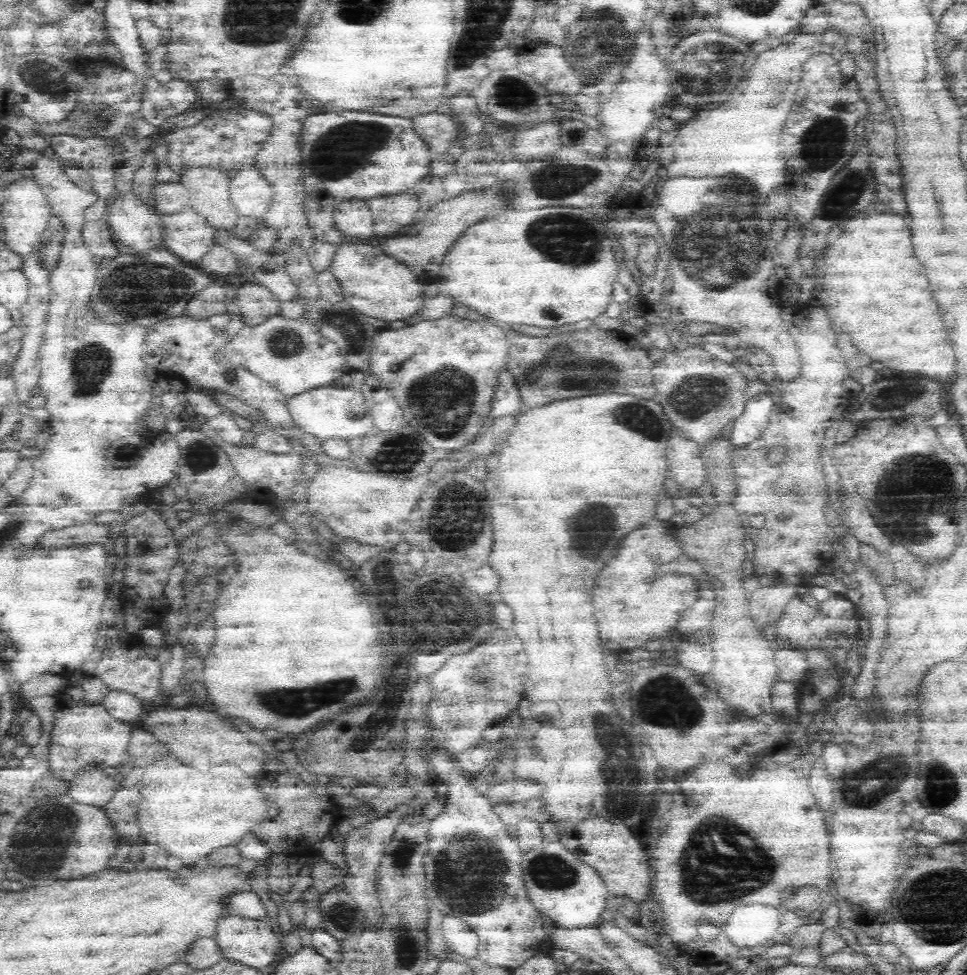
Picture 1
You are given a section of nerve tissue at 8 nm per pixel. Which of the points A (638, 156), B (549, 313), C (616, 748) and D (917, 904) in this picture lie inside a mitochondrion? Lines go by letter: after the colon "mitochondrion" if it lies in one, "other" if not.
A: other
B: mitochondrion
C: mitochondrion
D: mitochondrion

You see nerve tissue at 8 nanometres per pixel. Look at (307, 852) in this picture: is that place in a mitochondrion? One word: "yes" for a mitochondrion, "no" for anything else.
no

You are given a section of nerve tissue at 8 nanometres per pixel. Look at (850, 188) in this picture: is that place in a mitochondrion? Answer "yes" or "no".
yes

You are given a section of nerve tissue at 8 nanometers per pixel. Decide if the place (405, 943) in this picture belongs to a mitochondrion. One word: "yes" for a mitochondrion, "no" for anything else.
yes

